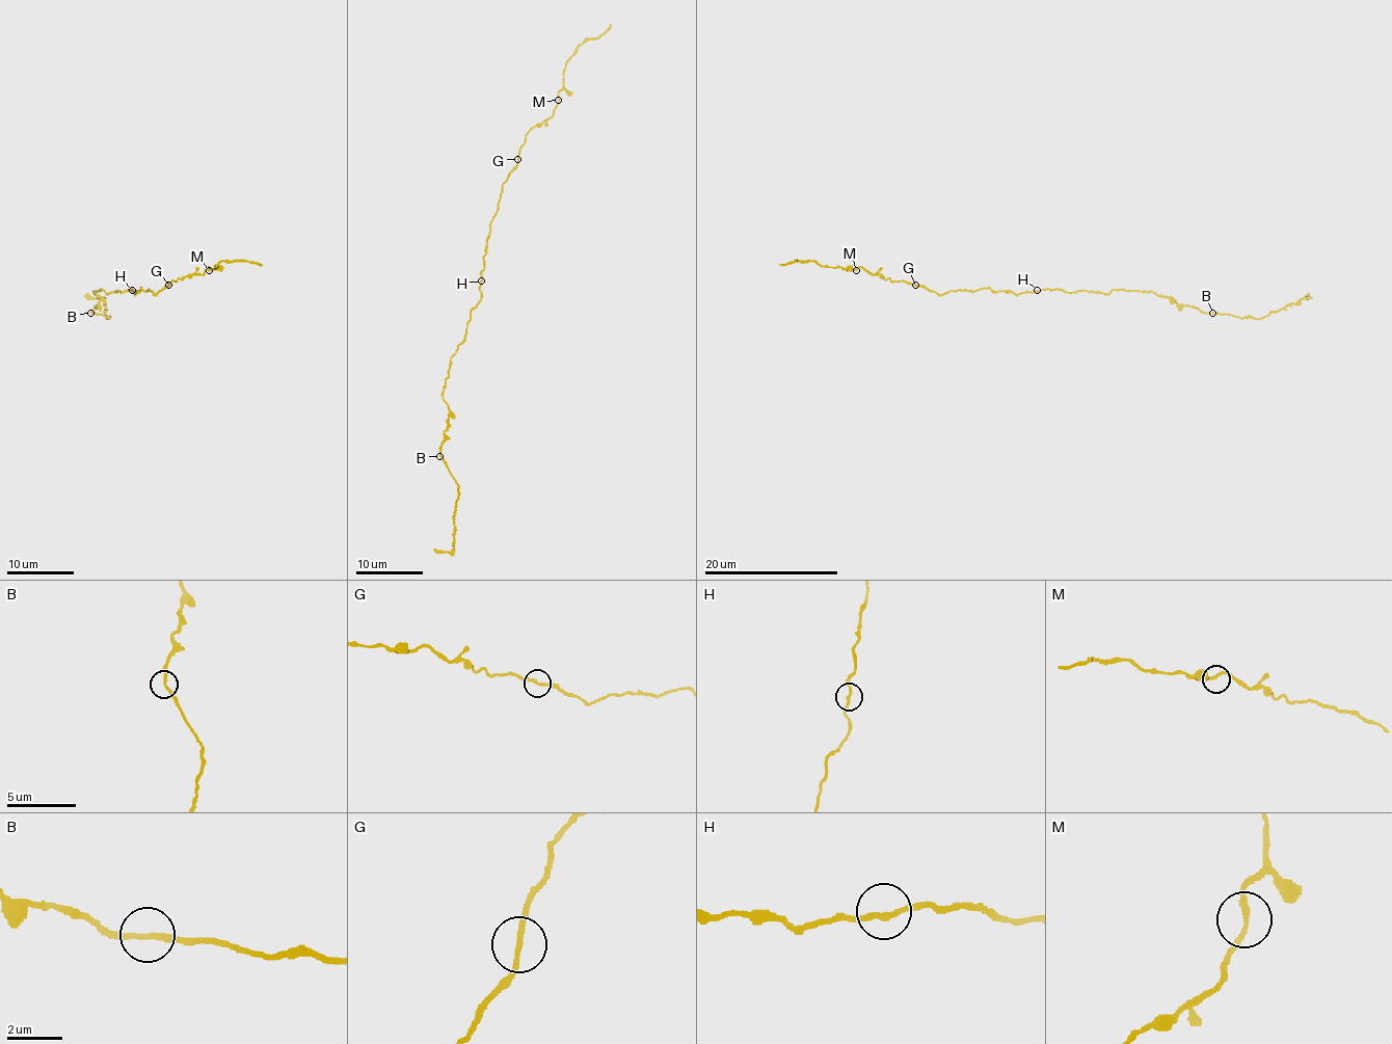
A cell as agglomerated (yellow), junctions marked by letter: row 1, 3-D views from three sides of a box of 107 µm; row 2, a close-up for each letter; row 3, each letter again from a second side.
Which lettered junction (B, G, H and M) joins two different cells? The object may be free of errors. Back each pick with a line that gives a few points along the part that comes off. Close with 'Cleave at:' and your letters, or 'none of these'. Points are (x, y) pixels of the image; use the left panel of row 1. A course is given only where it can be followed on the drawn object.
Cleave at: none of these

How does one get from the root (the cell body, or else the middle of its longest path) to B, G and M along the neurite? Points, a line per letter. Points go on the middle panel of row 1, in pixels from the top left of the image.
B: (481, 280), (481, 301), (471, 311), (465, 338), (451, 358), (449, 376), (443, 392), (449, 420), (439, 455)
G: (481, 280), (489, 224), (498, 207), (501, 189), (517, 159)
M: (481, 280), (489, 224), (498, 207), (501, 189), (516, 165), (525, 135), (553, 113), (558, 100)

